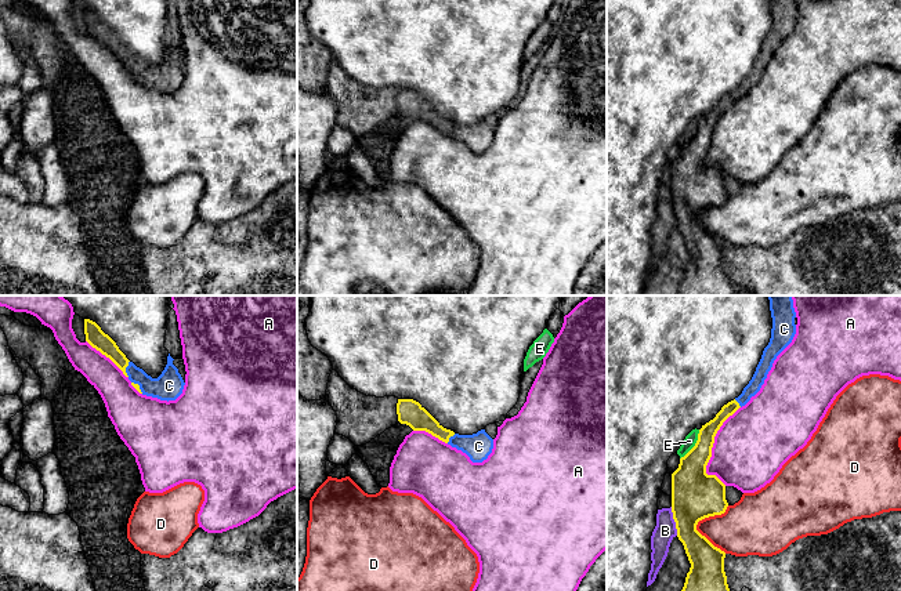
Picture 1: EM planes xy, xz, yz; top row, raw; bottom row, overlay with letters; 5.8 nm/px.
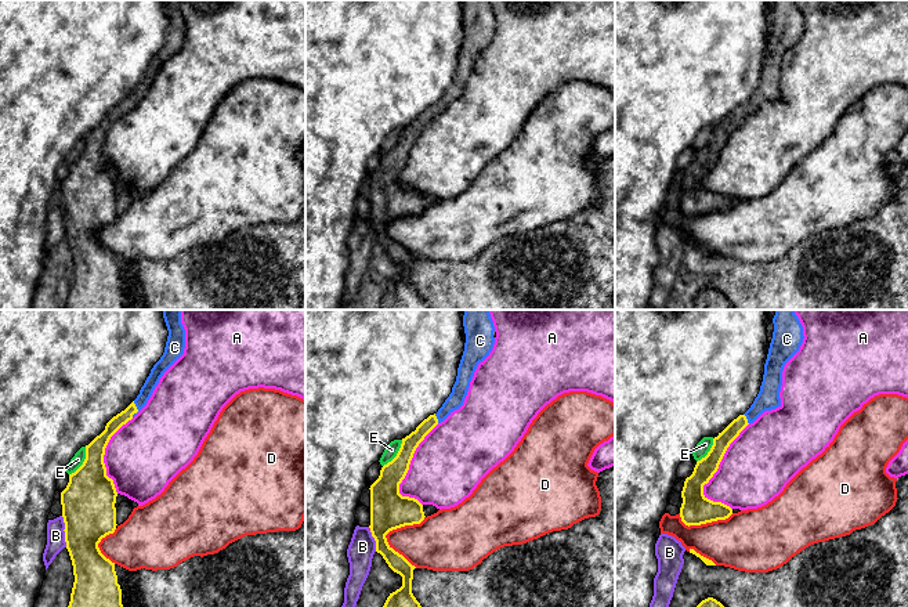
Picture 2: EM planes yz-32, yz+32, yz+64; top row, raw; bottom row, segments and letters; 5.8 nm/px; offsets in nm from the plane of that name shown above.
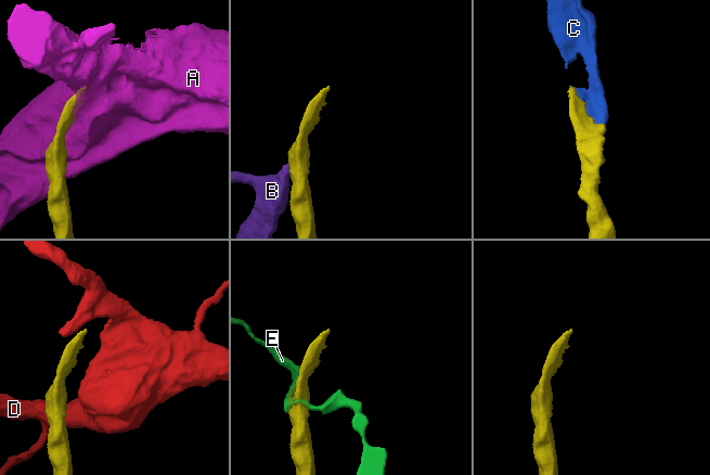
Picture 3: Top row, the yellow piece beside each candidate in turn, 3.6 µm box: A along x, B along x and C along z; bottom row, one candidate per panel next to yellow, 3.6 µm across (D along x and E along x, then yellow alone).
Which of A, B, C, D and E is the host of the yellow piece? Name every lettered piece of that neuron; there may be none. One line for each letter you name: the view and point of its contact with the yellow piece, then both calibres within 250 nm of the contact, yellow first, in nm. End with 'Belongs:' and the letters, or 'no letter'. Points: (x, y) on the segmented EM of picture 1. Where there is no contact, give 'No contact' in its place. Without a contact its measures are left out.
C: Touches yellow at xy (125, 369). Thickness 110 nm (yellow) against 140 nm
Belongs: C

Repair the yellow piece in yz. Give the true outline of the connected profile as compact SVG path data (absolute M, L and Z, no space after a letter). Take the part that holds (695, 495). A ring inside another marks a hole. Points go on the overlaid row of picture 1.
M768 296L768 300L771 338L752 380L738 398L724 405L713 420L702 425L695 446L680 458L679 468L672 474L673 519L691 563L681 591L730 591L724 572L725 552L702 536L696 525L705 518L724 514L728 507L725 485L716 475L706 474L717 431L760 391L774 360L796 334L792 296Z

